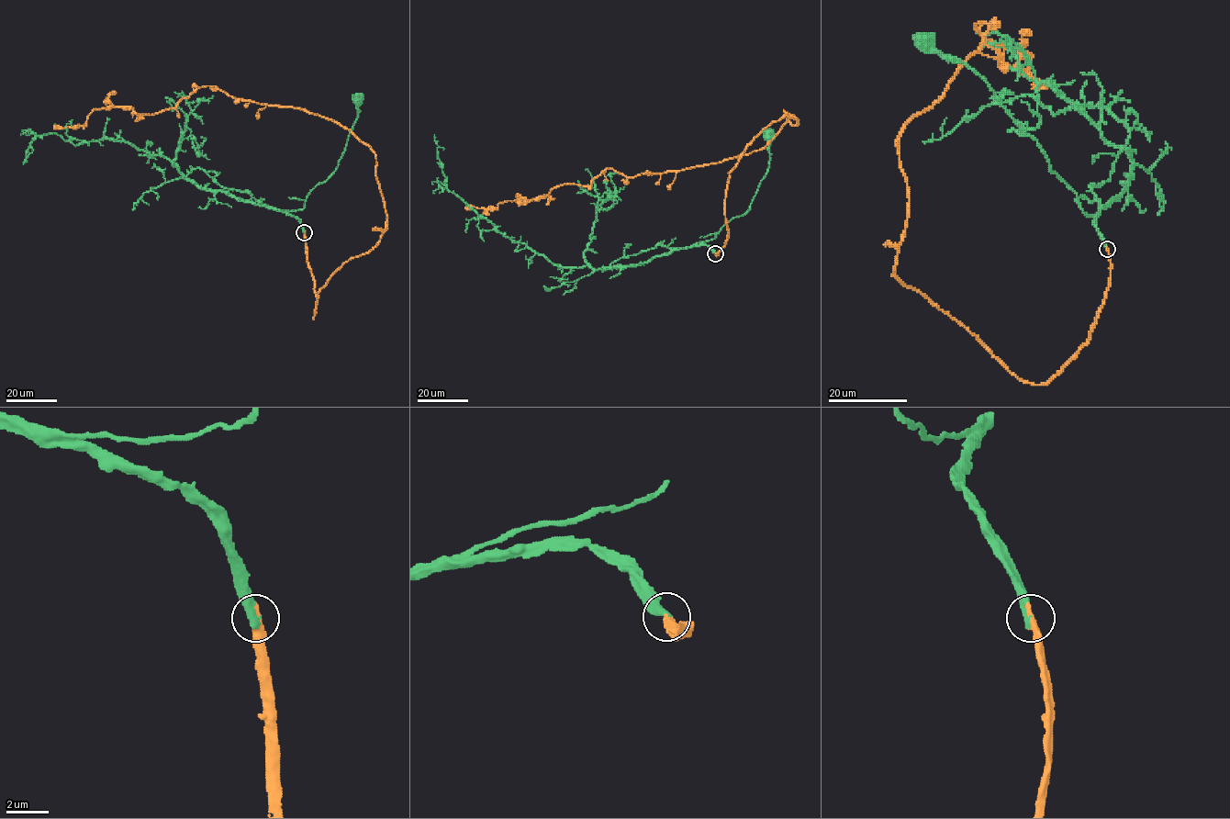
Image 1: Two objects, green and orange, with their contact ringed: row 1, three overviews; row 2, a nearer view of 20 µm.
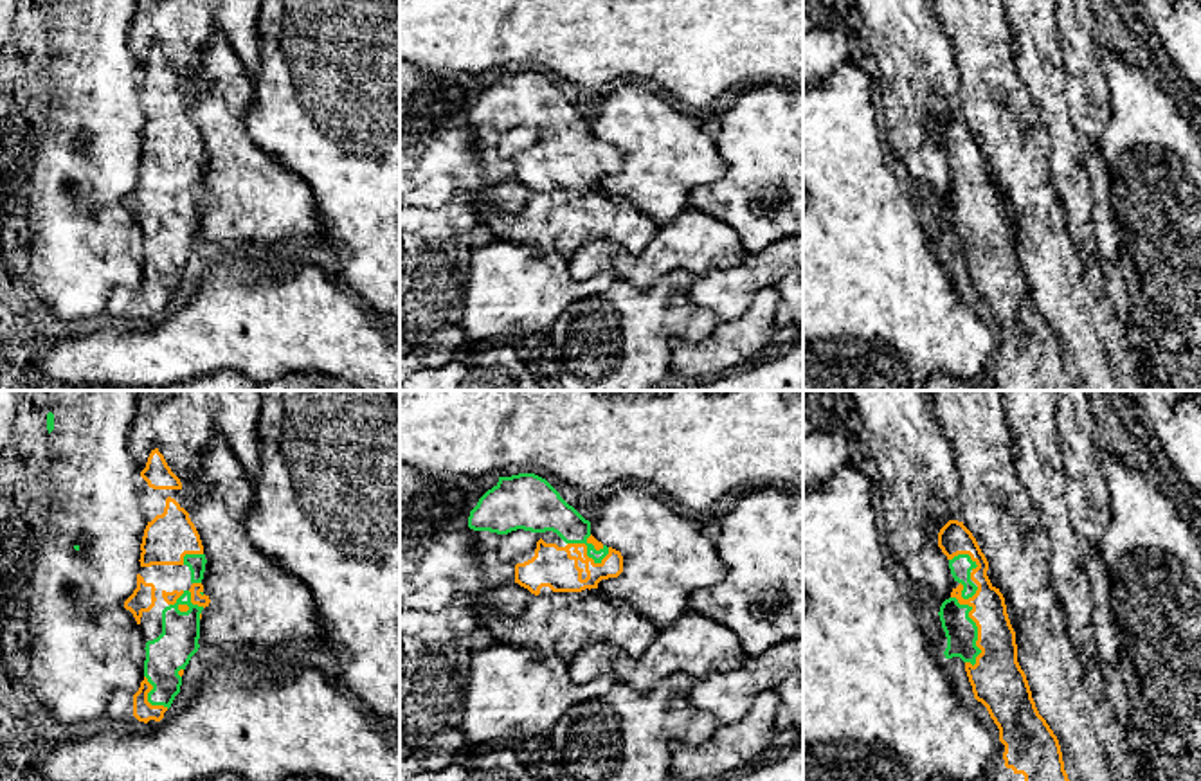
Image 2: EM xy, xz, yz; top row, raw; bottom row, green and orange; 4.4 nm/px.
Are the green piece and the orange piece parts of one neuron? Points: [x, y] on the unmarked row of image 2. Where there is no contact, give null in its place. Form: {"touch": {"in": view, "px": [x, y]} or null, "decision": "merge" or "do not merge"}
{"touch": {"in": "yz", "px": [976, 225]}, "decision": "merge"}

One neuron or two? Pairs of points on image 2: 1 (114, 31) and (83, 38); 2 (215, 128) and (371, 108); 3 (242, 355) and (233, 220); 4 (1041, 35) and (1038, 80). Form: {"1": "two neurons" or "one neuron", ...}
{"1": "one neuron", "2": "two neurons", "3": "two neurons", "4": "one neuron"}

